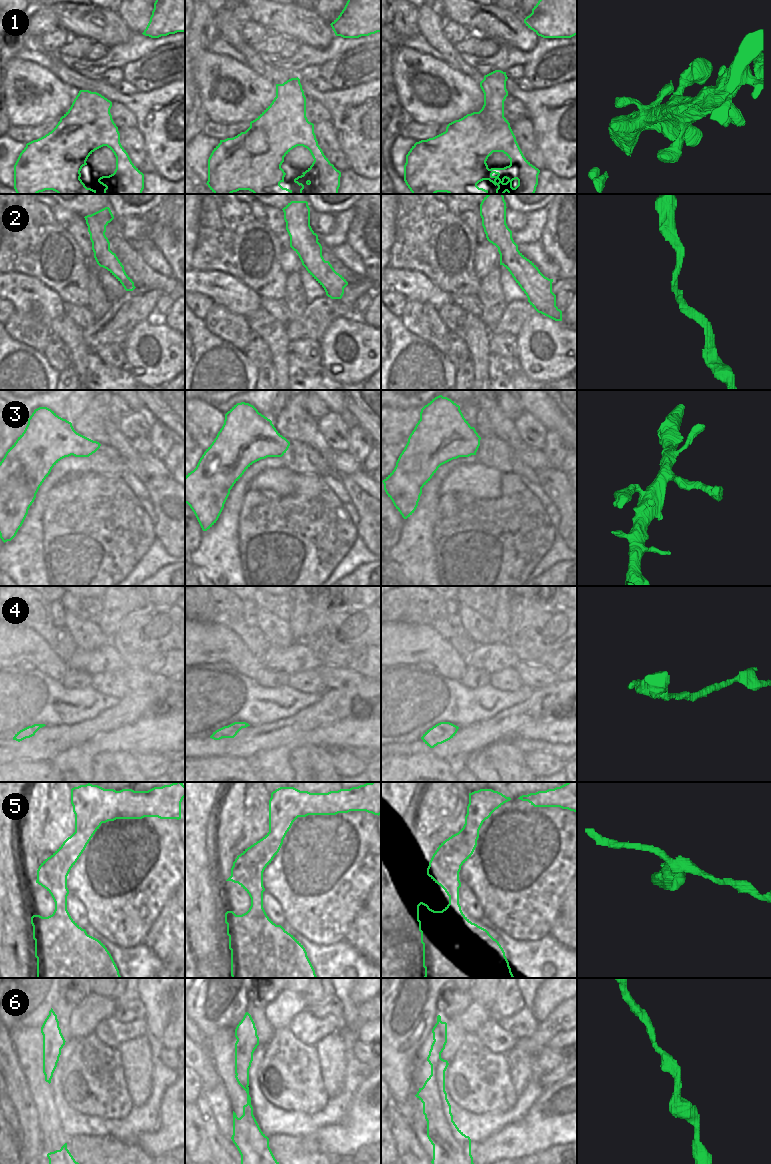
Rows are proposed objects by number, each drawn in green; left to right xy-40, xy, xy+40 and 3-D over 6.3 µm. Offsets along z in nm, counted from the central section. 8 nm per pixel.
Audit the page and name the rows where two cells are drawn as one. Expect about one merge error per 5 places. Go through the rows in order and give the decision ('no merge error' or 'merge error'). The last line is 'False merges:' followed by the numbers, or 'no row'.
1: no merge error
2: no merge error
3: no merge error
4: no merge error
5: no merge error
6: no merge error
False merges: no row

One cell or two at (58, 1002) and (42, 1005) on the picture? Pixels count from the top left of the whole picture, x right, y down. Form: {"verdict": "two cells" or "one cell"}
{"verdict": "two cells"}

